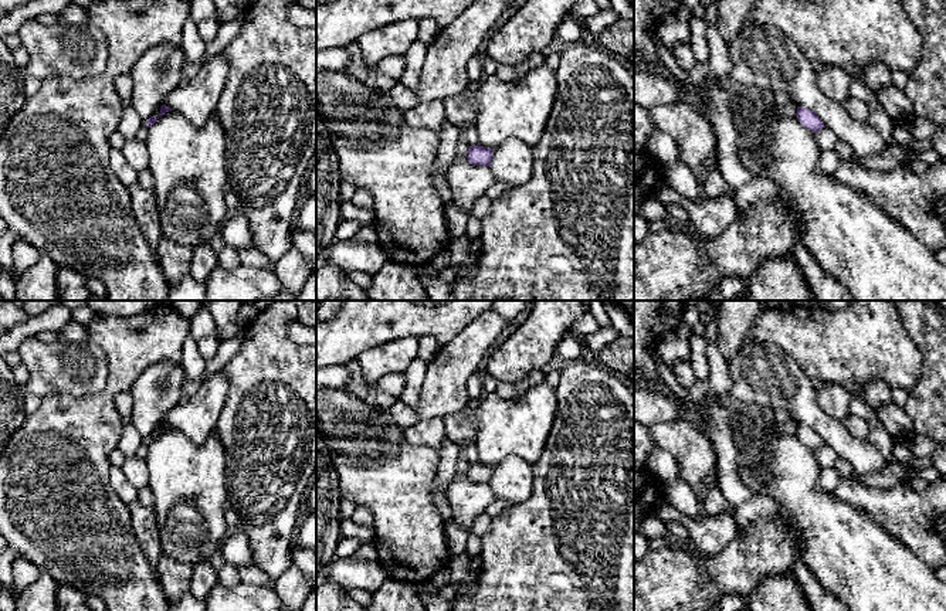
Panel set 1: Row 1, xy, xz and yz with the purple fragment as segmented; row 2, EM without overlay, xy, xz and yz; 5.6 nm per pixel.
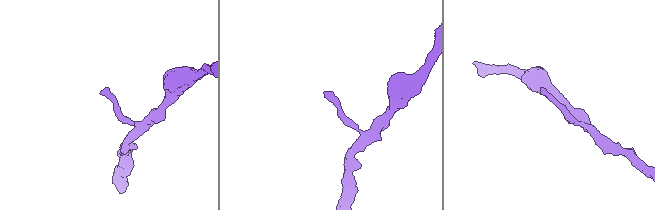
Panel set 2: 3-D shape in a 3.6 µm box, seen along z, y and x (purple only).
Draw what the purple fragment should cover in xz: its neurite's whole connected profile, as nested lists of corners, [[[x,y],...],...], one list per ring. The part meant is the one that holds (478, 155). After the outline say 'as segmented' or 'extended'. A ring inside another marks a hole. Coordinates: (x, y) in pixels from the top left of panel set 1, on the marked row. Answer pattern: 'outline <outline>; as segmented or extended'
outline [[[481,145],[469,146],[467,152],[467,160],[471,164],[489,167],[491,160],[492,160],[492,153],[494,153],[492,149],[484,147]]]; as segmented

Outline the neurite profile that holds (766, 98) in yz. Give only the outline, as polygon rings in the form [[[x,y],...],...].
[[[770,89],[759,92],[757,99],[766,111],[777,109],[786,118],[796,118],[797,115],[797,106],[779,103],[774,94]]]

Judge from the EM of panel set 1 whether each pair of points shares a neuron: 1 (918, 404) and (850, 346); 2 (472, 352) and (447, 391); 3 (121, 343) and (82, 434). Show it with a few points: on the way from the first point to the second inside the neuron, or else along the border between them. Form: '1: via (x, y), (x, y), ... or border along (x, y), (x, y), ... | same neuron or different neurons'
1: border along (921, 360), (921, 376), (908, 393) | different neurons
2: via (463, 362), (447, 377), (447, 382) | same neuron
3: via (121, 366), (119, 380), (98, 411) | same neuron

